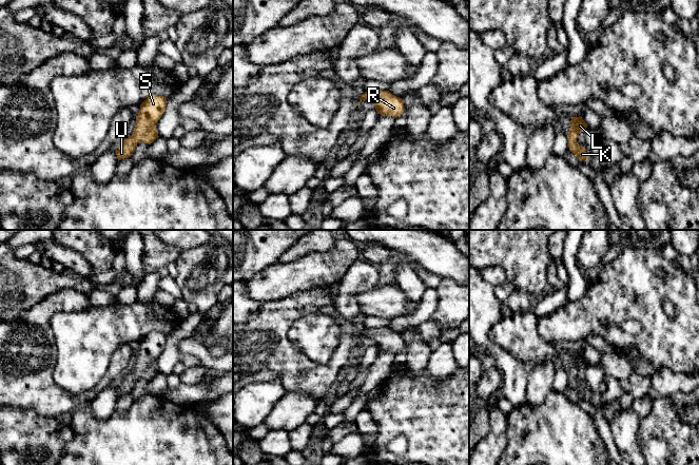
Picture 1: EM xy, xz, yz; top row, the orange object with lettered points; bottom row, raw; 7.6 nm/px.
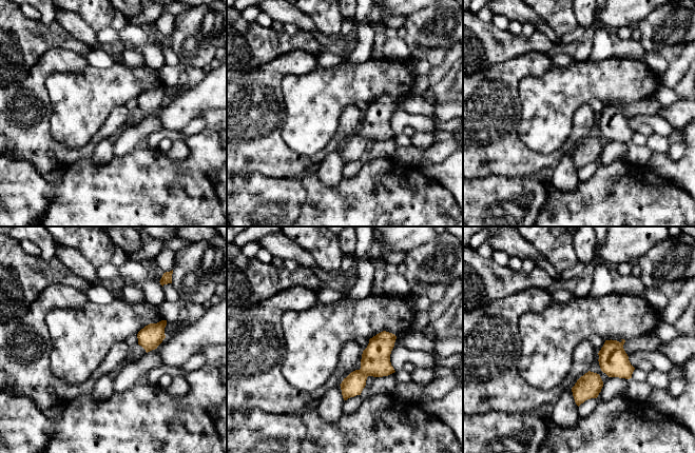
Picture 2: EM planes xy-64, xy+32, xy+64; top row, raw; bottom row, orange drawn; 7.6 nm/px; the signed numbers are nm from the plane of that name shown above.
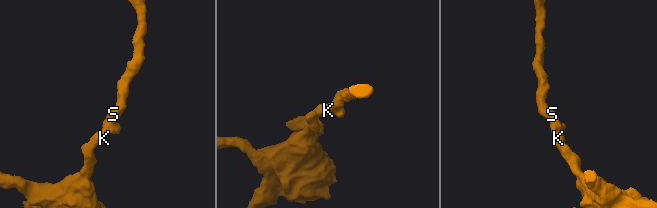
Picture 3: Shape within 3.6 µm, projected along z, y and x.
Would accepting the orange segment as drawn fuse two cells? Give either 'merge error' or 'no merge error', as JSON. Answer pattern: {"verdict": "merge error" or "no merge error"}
{"verdict": "no merge error"}

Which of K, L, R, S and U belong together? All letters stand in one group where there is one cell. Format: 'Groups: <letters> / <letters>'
Groups: K L R S U

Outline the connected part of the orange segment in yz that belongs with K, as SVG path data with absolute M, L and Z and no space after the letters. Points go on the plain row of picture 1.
M571 353L571 362L569 365L569 368L567 370L568 374L568 384L570 388L578 394L583 395L585 399L587 399L587 389L584 384L581 384L578 379L577 374L579 370L587 364L587 361L582 355L582 353Z

